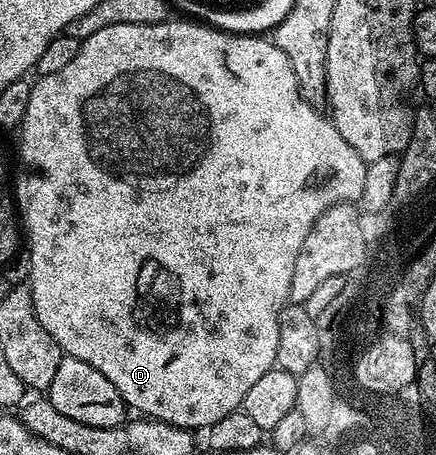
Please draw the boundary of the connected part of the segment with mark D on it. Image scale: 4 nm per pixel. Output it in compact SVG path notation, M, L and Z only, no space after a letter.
M167 20L160 24L112 24L112 28L100 28L100 32L92 32L92 36L81 39L78 55L73 58L66 67L60 68L55 74L43 74L30 87L28 96L28 109L24 112L24 120L20 127L22 133L22 158L38 170L30 178L26 186L26 195L22 198L22 210L26 213L24 218L24 242L30 245L30 279L28 285L32 292L32 304L36 308L36 316L40 324L44 324L44 332L56 340L56 344L62 349L67 358L84 360L84 364L92 364L100 376L104 376L120 392L120 396L126 401L131 411L147 418L154 418L157 422L167 422L178 426L181 430L196 431L201 426L216 424L224 416L228 416L233 410L242 409L244 396L256 385L256 380L264 376L264 372L275 369L276 366L276 340L278 339L278 317L283 308L290 302L290 285L292 284L292 268L296 268L296 256L300 256L300 247L308 232L312 232L312 224L328 212L328 208L338 206L342 202L357 203L364 192L364 176L366 175L367 162L362 159L336 132L333 122L325 113L320 114L315 105L302 97L302 89L296 80L296 72L292 72L292 60L276 48L276 44L266 36L252 34L230 34L223 30L213 28L209 24L203 24L198 20L182 20L186 22L173 22Z

